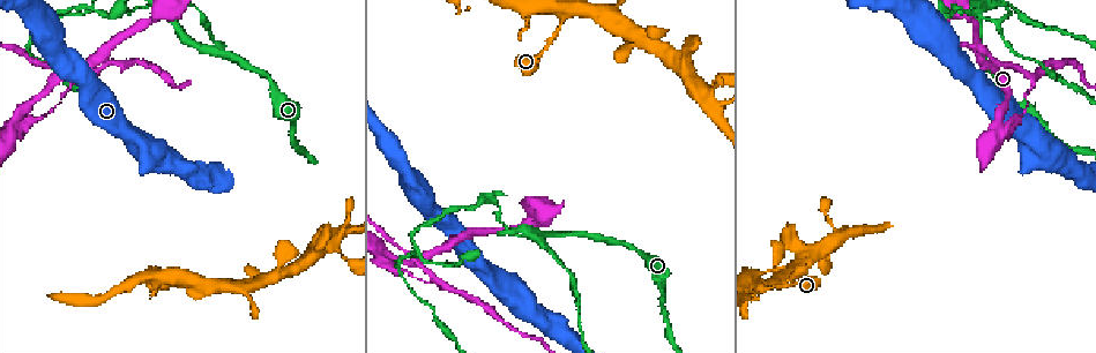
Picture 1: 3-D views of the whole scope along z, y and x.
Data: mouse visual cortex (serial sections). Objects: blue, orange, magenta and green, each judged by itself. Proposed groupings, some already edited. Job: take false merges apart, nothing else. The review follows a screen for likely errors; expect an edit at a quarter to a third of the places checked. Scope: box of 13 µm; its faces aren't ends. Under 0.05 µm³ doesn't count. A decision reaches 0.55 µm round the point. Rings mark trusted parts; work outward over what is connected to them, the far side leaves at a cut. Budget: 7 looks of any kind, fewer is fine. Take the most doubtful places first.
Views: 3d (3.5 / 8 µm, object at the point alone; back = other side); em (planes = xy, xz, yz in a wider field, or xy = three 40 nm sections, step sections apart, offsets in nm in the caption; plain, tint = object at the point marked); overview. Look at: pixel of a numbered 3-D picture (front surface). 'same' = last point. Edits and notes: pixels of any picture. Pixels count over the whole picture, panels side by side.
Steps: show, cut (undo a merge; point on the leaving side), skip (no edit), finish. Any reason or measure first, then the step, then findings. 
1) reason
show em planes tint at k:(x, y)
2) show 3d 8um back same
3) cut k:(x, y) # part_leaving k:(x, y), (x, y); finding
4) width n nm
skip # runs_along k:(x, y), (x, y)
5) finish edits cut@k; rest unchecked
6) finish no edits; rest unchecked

arms run side by side
show 3d 3.5um at 1:(536, 237)

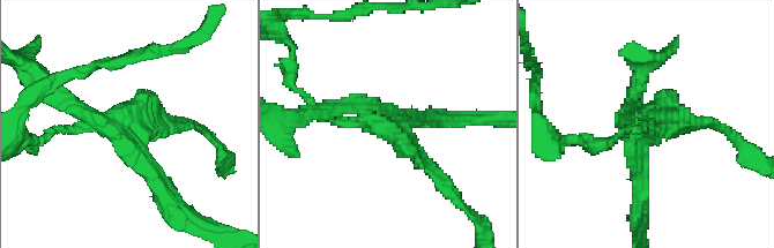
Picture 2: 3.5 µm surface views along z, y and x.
now the EM
show em planes plain at 2:(130, 140)

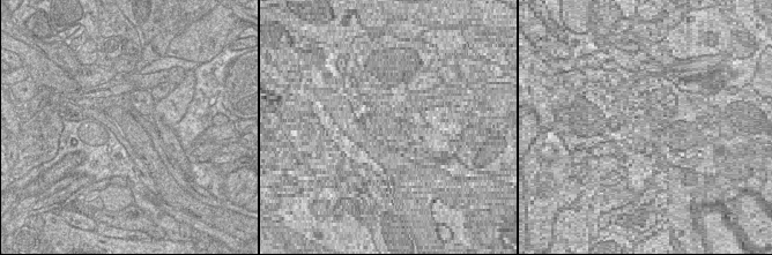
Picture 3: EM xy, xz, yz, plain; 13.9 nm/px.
with the object marked
show em planes tint same

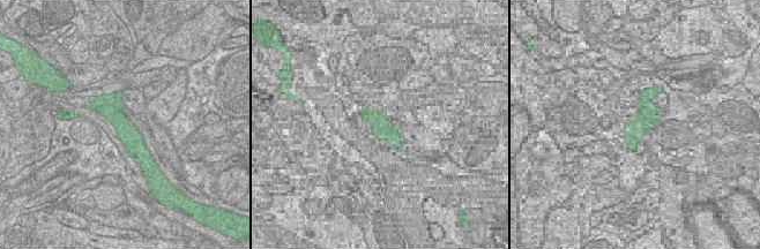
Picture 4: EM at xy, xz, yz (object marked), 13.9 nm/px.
width 300 nm
cut 2:(403, 136) # part_leaving 2:(646, 138), (646, 125), (610, 142); a second cell is stuck on

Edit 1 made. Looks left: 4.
sudden change in width
show 3d 3.5um at 1:(388, 256)

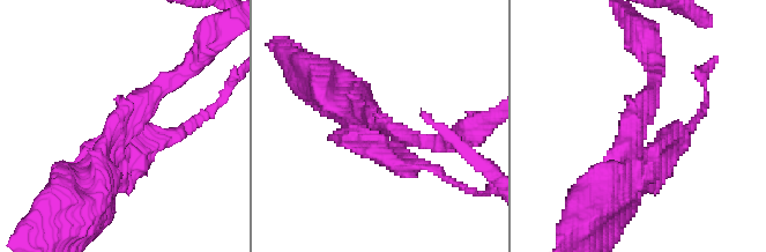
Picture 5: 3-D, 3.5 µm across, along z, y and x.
show em xy step 1 tint at 5:(632, 139)

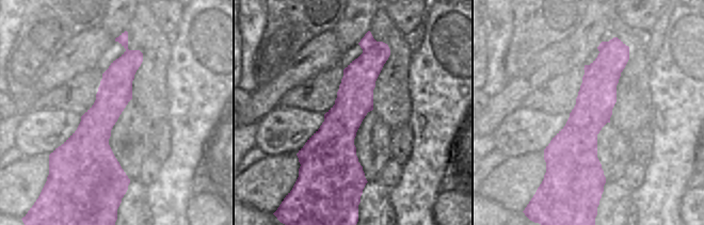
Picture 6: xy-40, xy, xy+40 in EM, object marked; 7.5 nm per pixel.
cut 5:(170, 138) # part_leaving 5:(128, 148), (178, 134), (216, 102); a second cell is stuck on

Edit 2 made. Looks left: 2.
two arms at a narrow angle
show 3d 8um at 1:(335, 238)

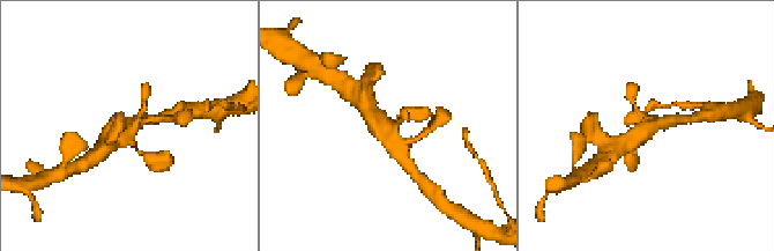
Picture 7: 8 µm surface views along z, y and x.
show em planes tint at 7:(129, 130)

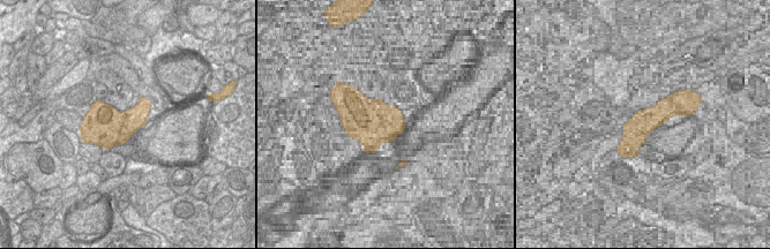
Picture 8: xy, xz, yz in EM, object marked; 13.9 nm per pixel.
skip # runs_along 7:(364, 101), (381, 138), (397, 152); all the same cell

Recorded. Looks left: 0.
finish edits cut@2, cut@5; rest unchecked

